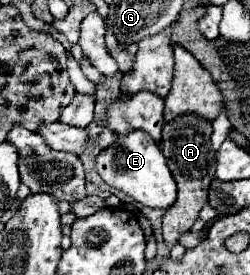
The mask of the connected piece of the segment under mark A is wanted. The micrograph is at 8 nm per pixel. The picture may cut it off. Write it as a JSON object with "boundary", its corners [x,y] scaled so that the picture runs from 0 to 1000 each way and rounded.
{"boundary":[[[732,415],[652,465],[652,516],[644,545],[668,575],[676,618],[708,662],[708,735],[684,764],[652,785],[652,873],[668,902],[692,902],[724,851],[756,844],[796,793],[804,756],[828,742],[828,698],[844,676],[844,655],[860,647],[860,545],[844,538],[844,444],[780,422],[780,415]]]}

